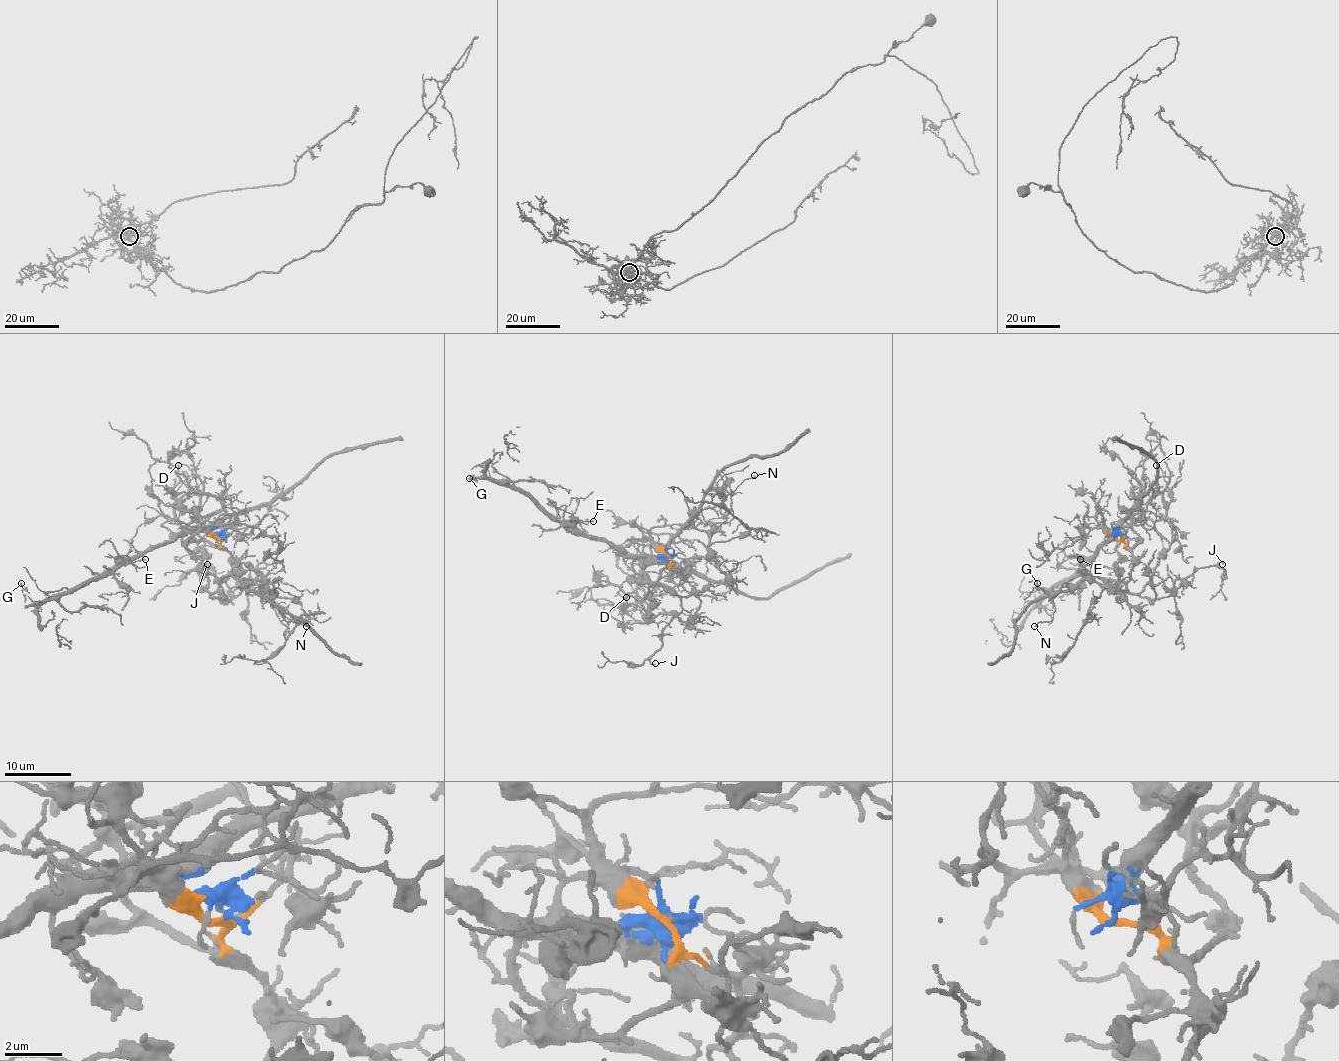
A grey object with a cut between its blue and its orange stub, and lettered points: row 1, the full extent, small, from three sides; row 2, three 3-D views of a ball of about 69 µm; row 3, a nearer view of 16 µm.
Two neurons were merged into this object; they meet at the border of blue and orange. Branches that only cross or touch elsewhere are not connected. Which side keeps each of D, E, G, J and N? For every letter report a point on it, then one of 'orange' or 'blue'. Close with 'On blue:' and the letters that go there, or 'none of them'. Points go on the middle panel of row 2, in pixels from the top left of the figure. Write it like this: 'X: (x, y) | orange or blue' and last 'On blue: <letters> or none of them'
D: (626, 597) | orange
E: (593, 521) | blue
G: (469, 478) | blue
J: (655, 663) | orange
N: (754, 475) | orange
On blue: E, G

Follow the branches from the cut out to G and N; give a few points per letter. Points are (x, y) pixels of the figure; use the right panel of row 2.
G: (1114, 539), (1116, 532), (1071, 577), (1054, 587), (1036, 606), (1037, 582)
N: (1114, 539), (1132, 556), (1127, 581), (1086, 576), (1069, 589), (1064, 582), (1052, 599), (1052, 619), (1034, 626)

